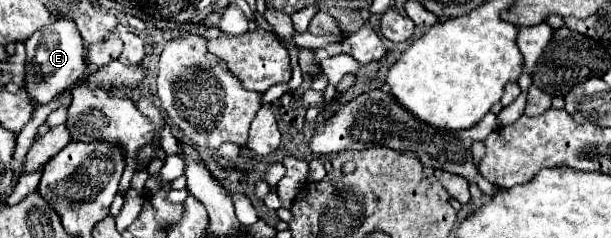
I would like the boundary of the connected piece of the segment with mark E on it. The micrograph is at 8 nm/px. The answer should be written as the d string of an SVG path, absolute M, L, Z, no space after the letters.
M55 19L49 27L33 33L27 41L27 69L25 69L25 89L29 97L37 103L49 103L61 91L69 89L85 71L85 41L73 25L73 19Z

